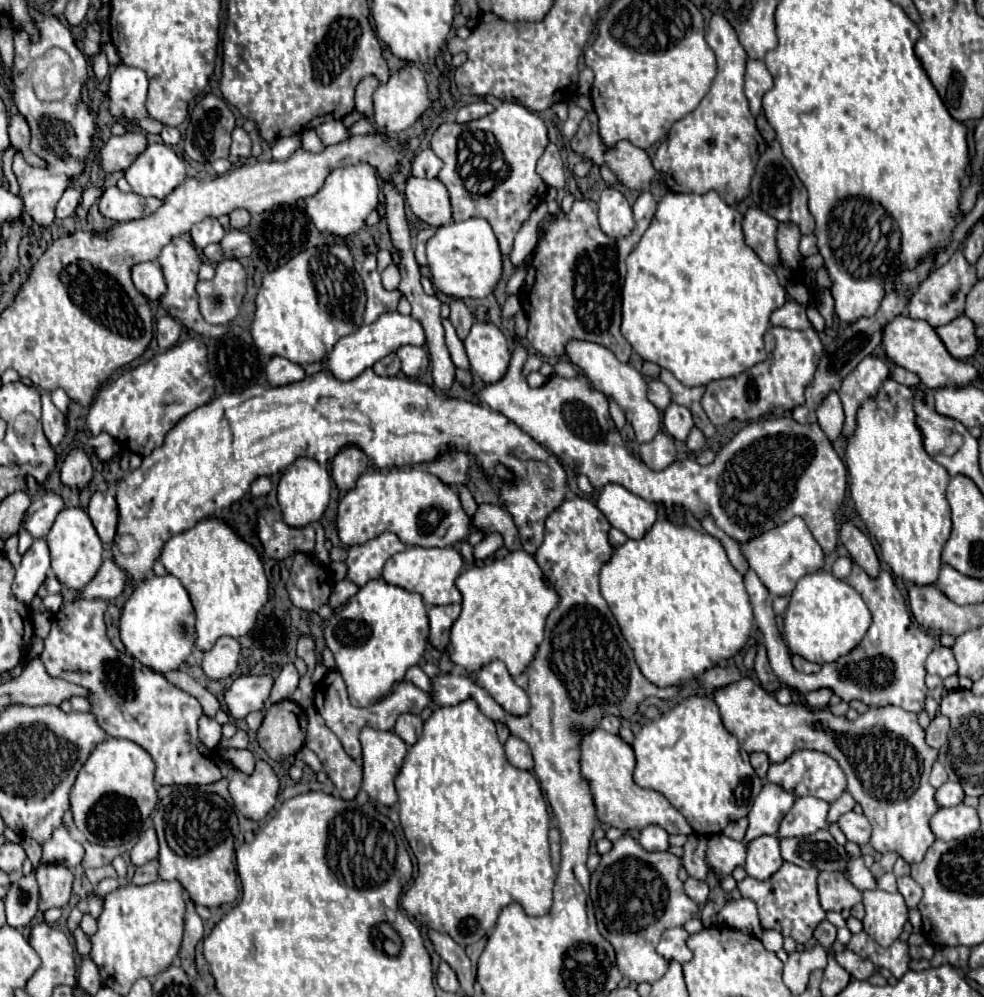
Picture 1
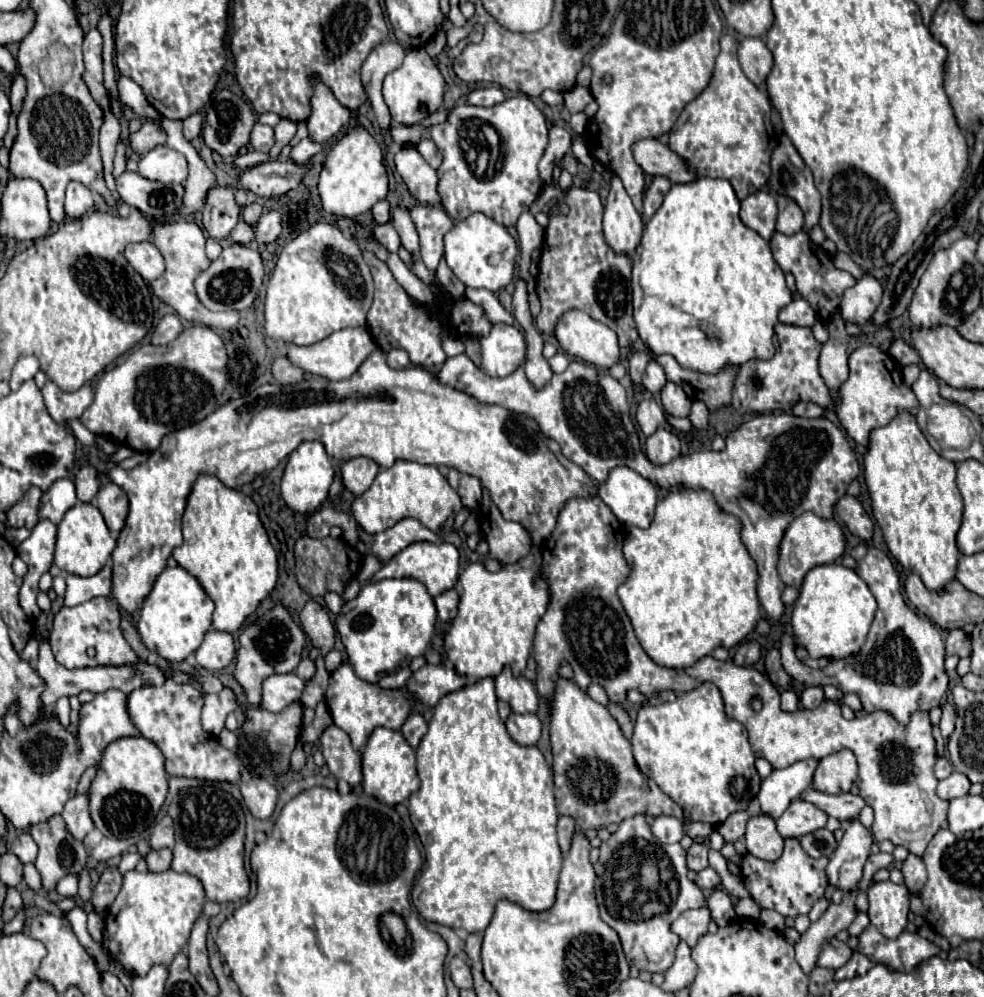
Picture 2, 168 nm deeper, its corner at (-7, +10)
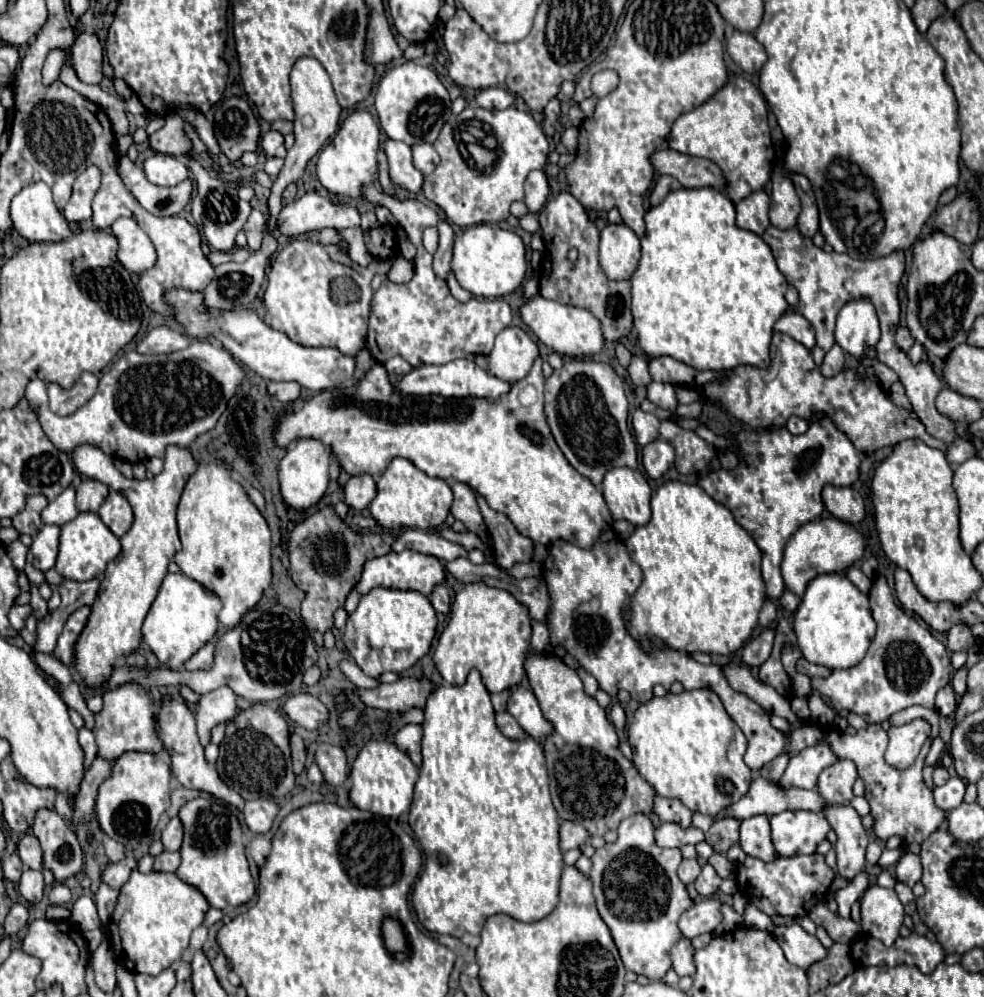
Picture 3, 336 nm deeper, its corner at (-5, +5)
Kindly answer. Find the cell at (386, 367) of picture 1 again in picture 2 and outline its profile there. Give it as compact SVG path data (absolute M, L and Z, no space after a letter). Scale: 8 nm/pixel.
M391 350L387 354L387 364L391 368L407 368L407 366L411 366L411 360L405 350Z

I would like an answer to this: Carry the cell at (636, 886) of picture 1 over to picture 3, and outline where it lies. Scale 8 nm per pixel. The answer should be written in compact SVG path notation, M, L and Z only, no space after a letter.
M641 813L625 819L617 829L619 839L615 843L605 843L591 857L593 869L589 873L589 879L593 883L597 911L613 935L613 941L619 949L619 955L621 955L625 967L637 975L645 975L651 981L661 981L665 977L665 973L671 969L669 951L681 939L677 921L679 921L681 913L693 905L693 901L687 893L685 883L677 877L677 867L683 859L681 851L657 847L653 831L655 829L653 829L651 819Z

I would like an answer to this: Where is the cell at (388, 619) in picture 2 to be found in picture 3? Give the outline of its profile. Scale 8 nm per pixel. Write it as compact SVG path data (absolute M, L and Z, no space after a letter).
M377 587L363 595L357 609L349 615L343 643L365 675L379 677L385 671L401 673L413 667L431 649L435 629L435 609L425 595L419 591Z

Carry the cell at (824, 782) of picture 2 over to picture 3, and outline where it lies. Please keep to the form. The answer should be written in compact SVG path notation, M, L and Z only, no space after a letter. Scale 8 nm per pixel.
M839 759L819 775L817 789L829 805L847 805L853 799L853 783L857 779L855 763Z

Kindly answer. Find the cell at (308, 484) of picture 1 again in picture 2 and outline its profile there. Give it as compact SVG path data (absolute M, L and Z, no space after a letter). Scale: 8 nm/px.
M309 440L299 444L299 448L295 448L289 456L287 456L287 466L283 472L283 480L281 480L281 496L287 502L287 506L295 512L313 512L317 510L323 500L327 498L329 486L333 482L333 464L331 458L325 452L325 446L317 440Z

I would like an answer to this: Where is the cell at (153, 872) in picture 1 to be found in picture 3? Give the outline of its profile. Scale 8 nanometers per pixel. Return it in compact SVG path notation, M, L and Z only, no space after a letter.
M163 851L161 855L155 857L155 863L153 863L153 871L175 871L181 863L181 857L179 853L169 853L169 851Z

